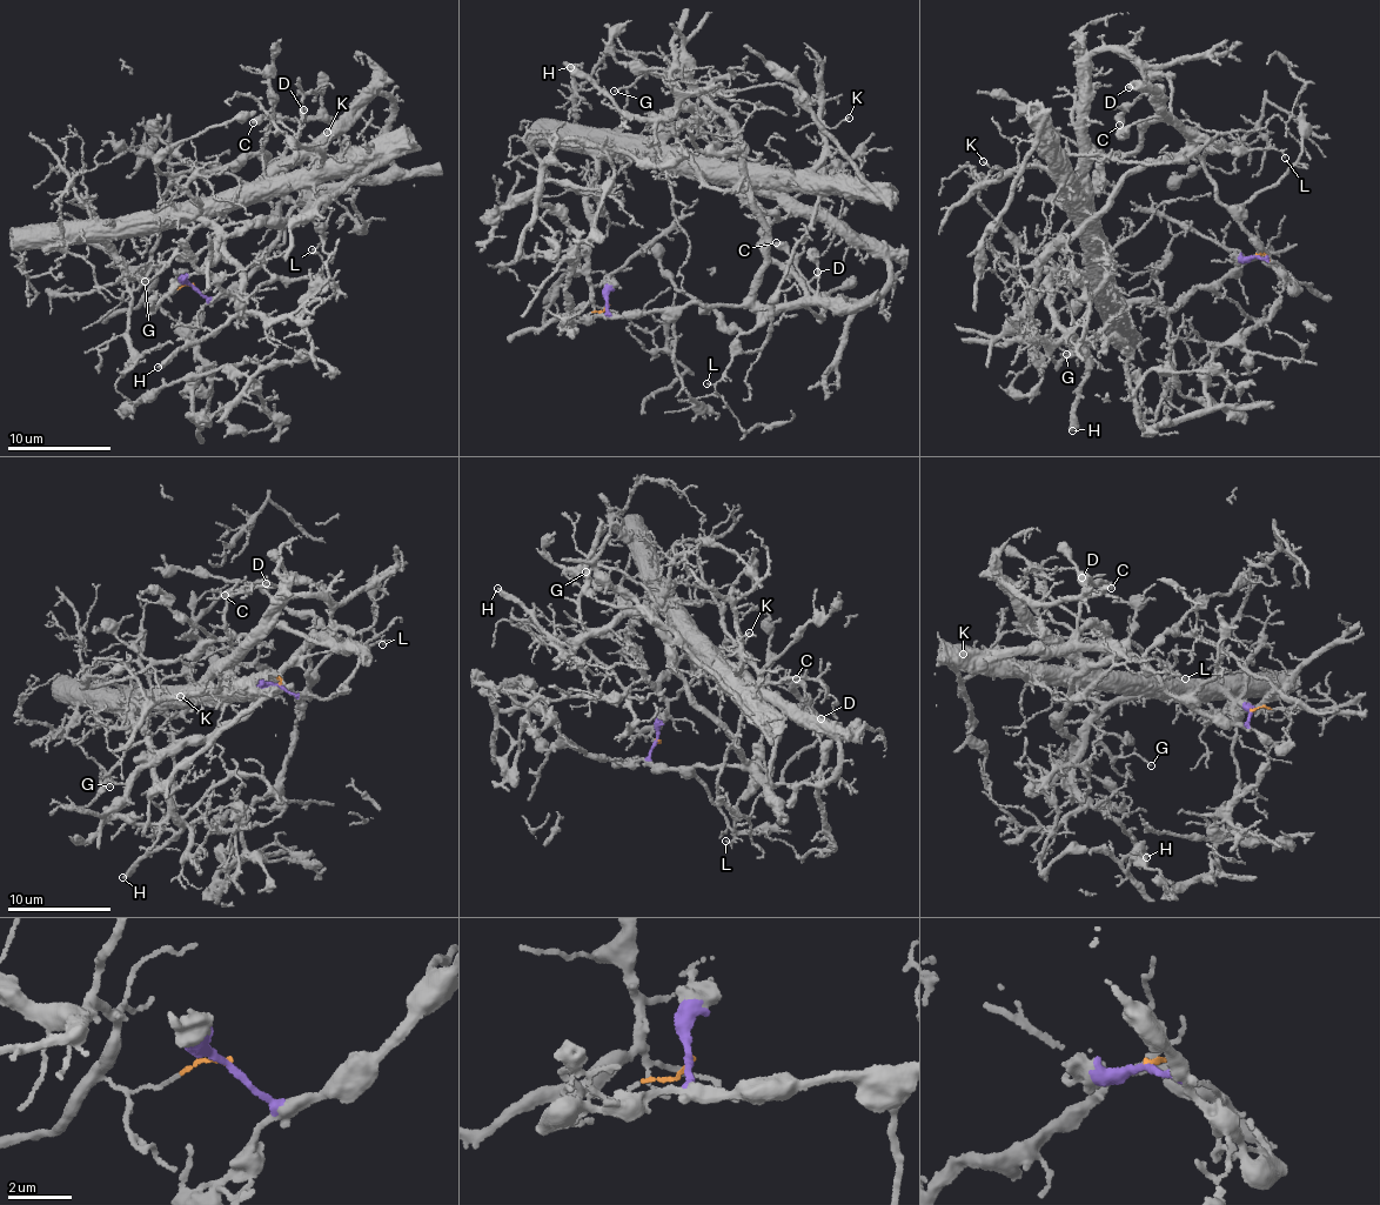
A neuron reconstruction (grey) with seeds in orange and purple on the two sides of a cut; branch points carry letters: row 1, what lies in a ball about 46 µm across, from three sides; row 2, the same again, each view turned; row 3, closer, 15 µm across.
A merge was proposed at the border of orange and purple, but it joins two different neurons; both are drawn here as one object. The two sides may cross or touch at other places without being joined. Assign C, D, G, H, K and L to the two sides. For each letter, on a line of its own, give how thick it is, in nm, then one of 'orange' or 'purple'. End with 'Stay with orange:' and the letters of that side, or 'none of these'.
C: 550 nm thick; purple
D: 190 nm thick; purple
G: 120 nm thick; orange
H: 360 nm thick; orange
K: 120 nm thick; orange
L: 140 nm thick; purple
Stay with orange: G, H, K

